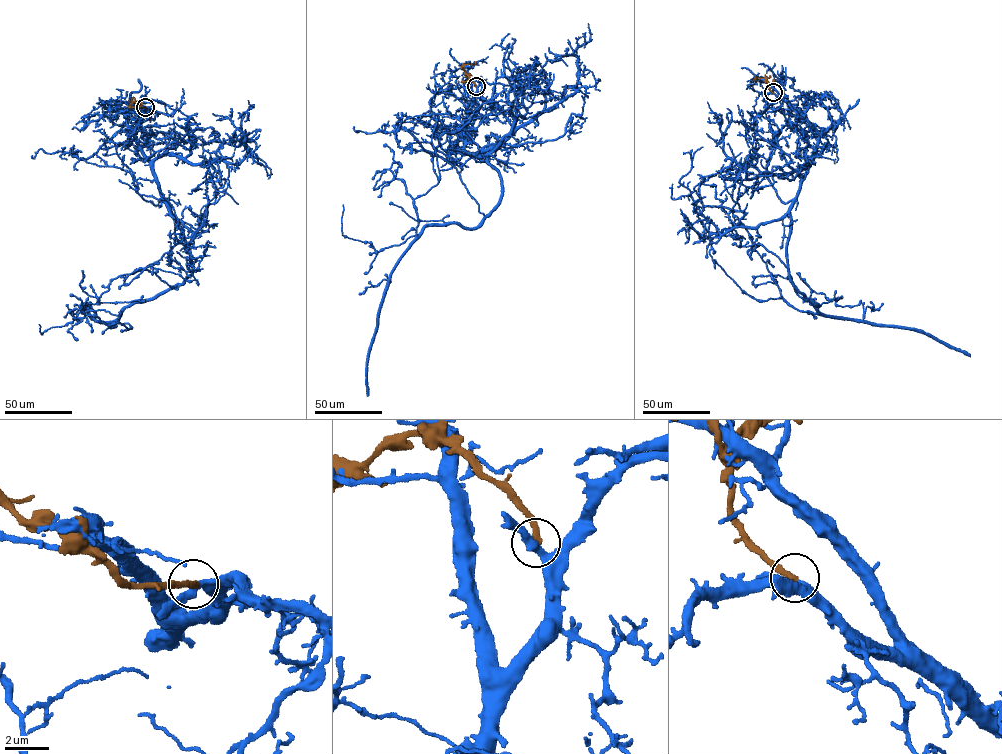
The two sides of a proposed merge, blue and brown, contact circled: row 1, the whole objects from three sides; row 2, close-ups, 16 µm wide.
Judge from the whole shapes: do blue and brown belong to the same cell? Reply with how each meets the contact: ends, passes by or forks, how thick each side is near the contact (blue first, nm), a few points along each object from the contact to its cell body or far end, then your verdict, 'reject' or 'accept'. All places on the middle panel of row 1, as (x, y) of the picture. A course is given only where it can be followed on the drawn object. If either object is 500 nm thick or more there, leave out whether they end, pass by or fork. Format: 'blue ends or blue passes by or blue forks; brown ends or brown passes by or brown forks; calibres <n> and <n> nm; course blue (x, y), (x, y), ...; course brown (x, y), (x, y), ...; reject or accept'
blue passes by; brown ends; calibres 360 and 320 nm; course blue (476, 86), (455, 149), (496, 170), (500, 199), (476, 226), (424, 227), (401, 257), (369, 351), (367, 396); course brown (476, 86), (463, 68), (476, 63); reject

